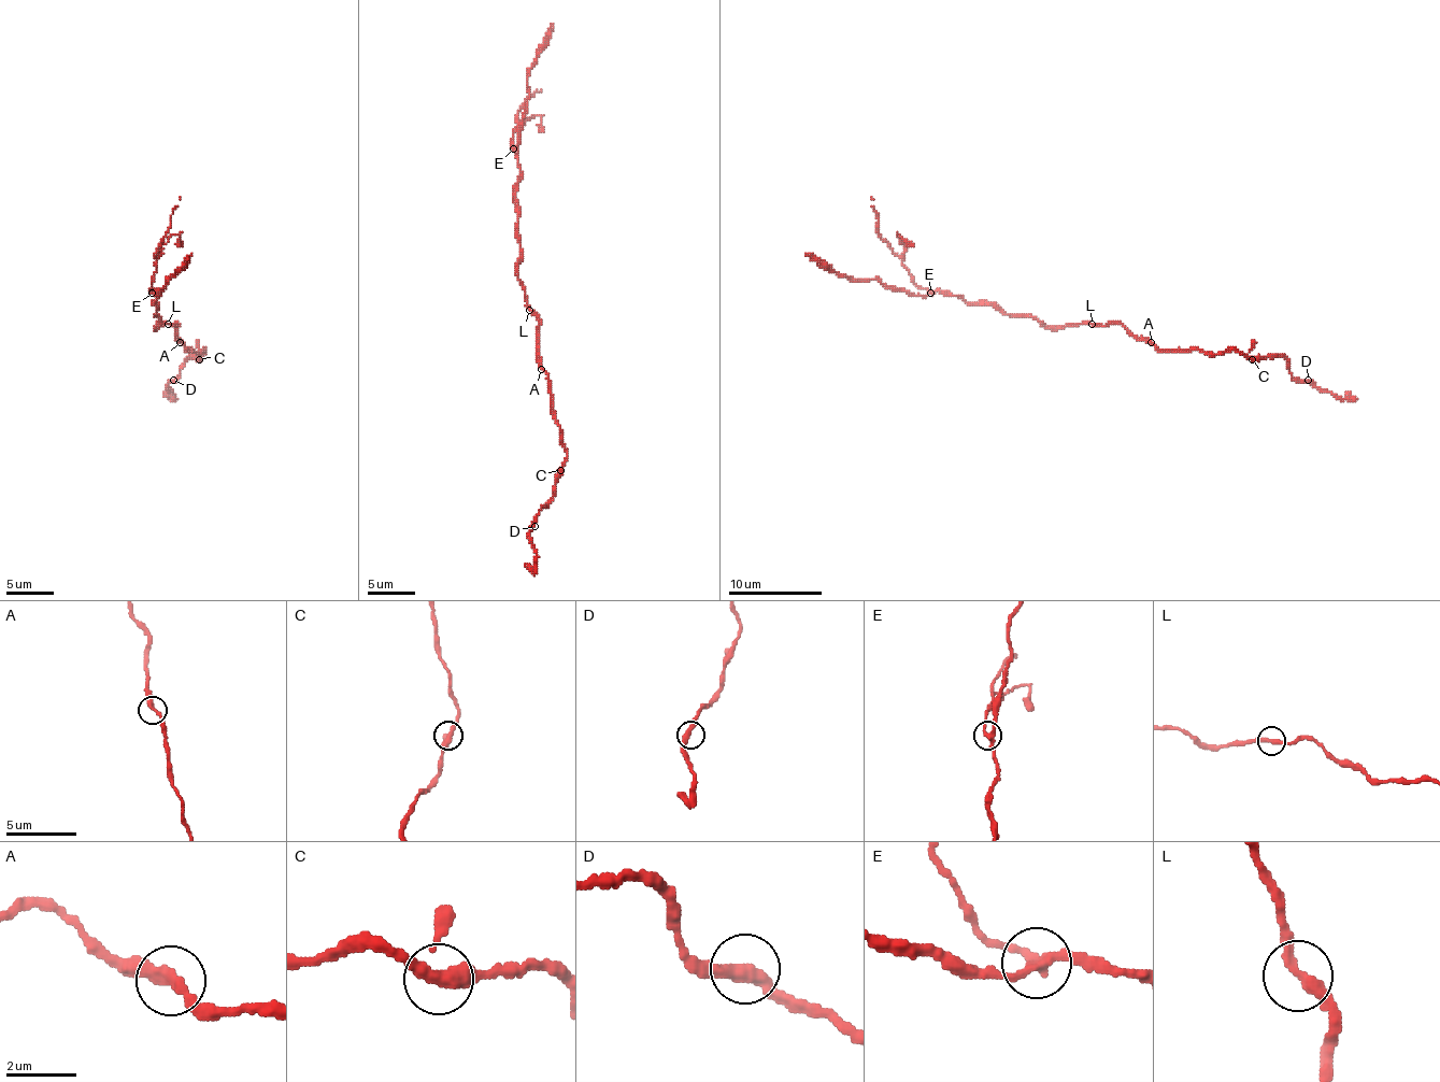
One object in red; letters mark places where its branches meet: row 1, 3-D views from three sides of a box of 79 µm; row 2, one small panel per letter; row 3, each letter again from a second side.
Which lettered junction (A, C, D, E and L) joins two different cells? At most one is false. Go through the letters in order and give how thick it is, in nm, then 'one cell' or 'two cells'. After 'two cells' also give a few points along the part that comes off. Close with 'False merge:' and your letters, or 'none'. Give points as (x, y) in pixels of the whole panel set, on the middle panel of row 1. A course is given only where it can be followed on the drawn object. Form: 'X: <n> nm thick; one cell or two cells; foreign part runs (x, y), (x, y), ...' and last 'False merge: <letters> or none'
A: 360 nm thick; one cell
C: 320 nm thick; one cell
D: 360 nm thick; one cell
E: 280 nm thick; two cells; foreign part runs (513, 148), (519, 105), (541, 89)
L: 320 nm thick; one cell
False merge: E

